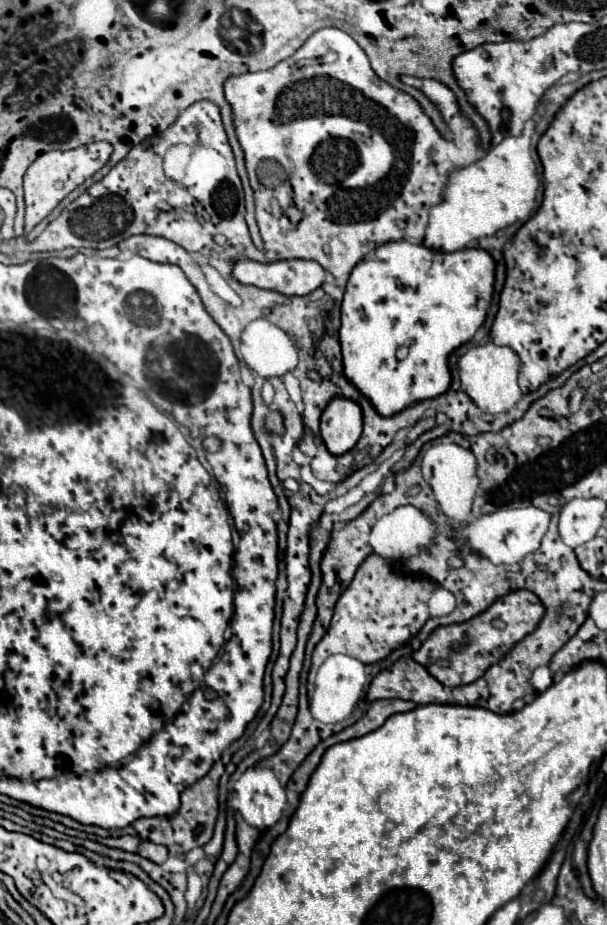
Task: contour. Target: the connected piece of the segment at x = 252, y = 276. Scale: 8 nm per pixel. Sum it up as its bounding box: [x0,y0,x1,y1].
[232,260,324,296]

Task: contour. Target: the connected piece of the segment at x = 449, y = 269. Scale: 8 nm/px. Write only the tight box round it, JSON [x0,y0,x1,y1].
[340,240,496,416]

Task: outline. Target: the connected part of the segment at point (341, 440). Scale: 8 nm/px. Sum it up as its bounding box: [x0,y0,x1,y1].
[320,398,362,454]

